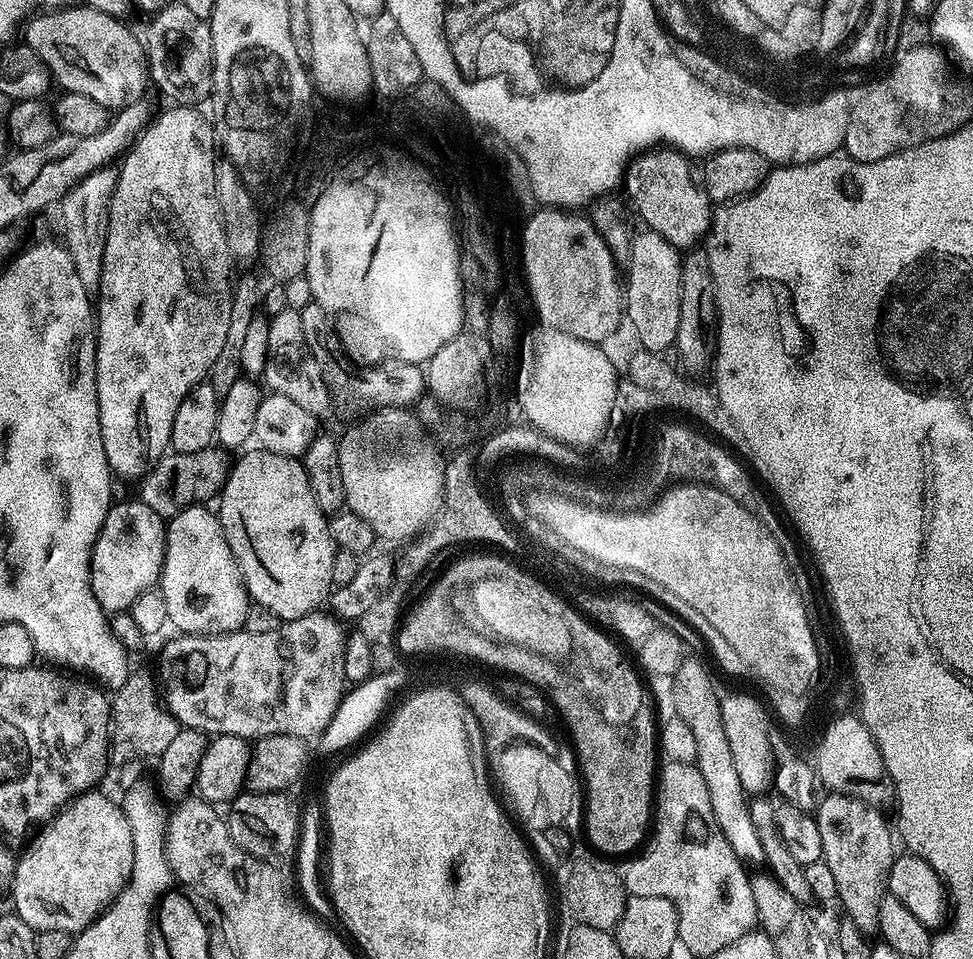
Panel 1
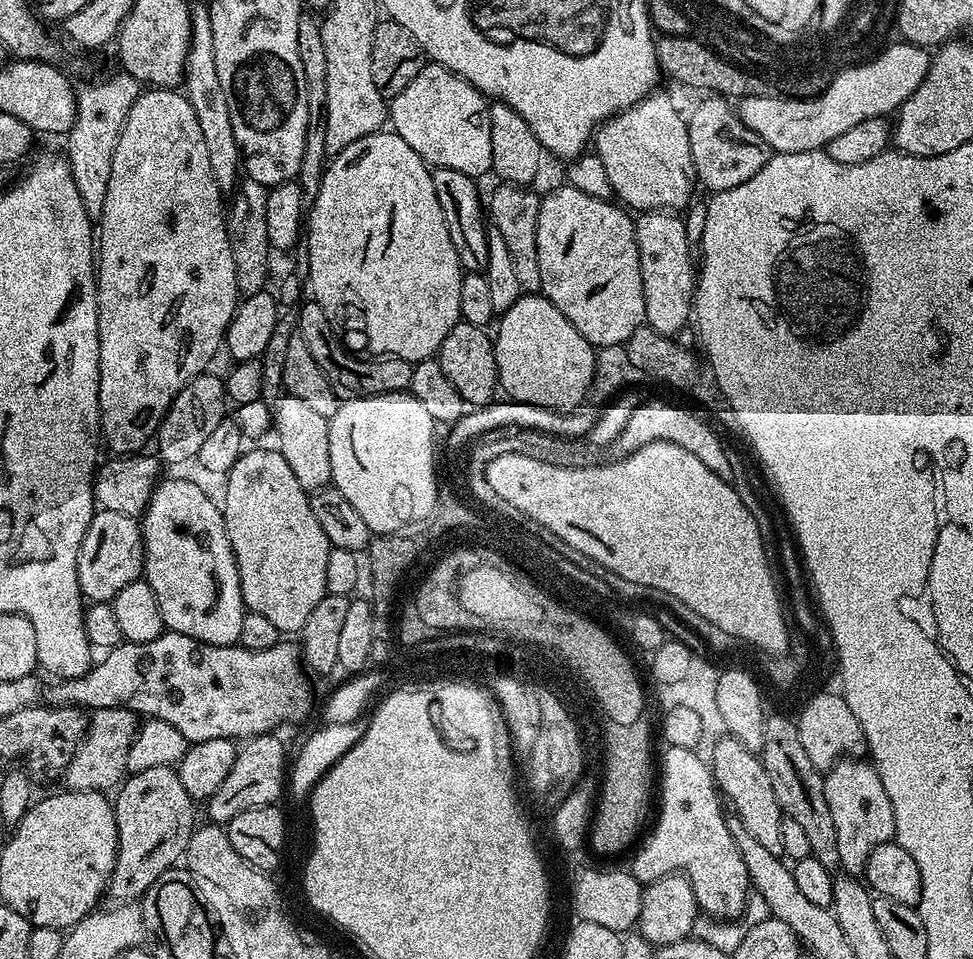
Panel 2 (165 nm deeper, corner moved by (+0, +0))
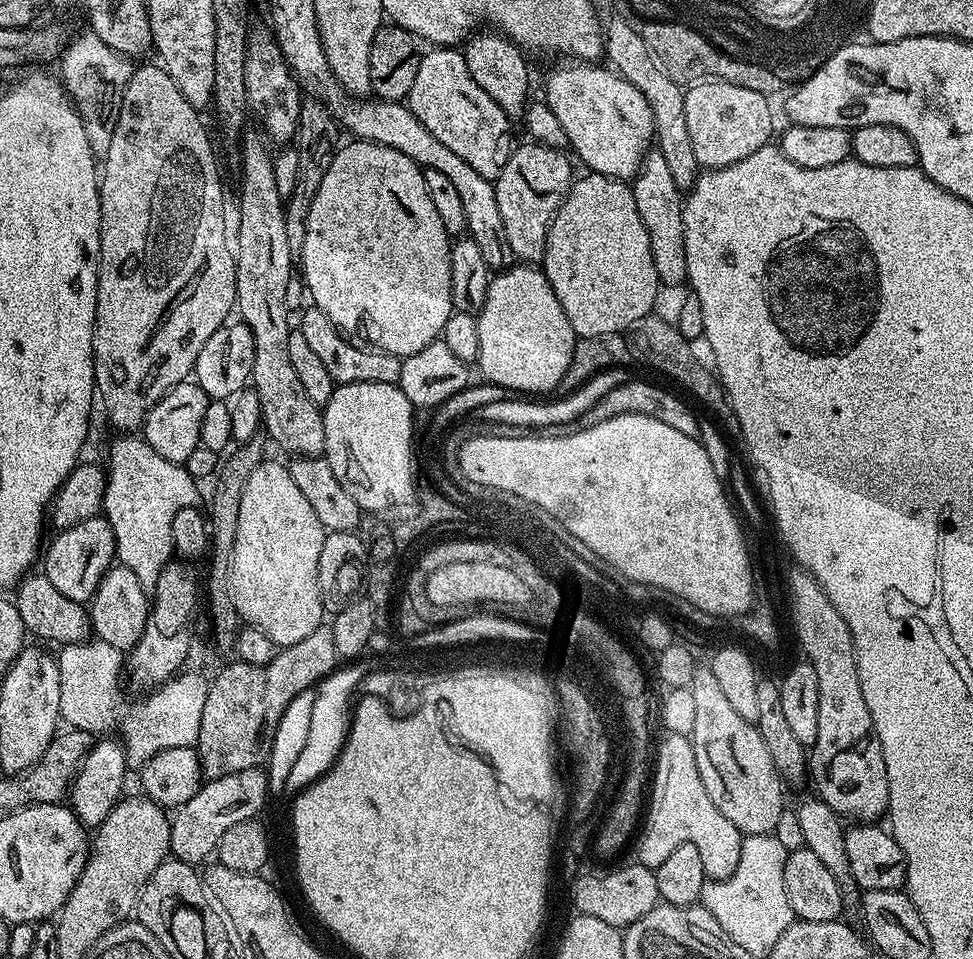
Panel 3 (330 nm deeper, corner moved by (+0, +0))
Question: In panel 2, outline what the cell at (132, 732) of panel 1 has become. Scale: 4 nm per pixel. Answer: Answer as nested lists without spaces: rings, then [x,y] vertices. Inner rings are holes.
[[[97,708],[91,713],[88,731],[78,746],[74,758],[68,764],[62,780],[74,792],[103,792],[115,789],[125,779],[127,755],[138,729],[137,713],[129,708]]]

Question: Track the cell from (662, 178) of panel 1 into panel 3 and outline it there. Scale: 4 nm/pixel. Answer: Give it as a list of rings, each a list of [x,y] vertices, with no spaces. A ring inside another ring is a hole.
[[[560,62],[557,68],[548,72],[544,80],[543,103],[554,110],[554,118],[566,130],[568,148],[574,153],[575,159],[585,164],[588,172],[597,172],[603,176],[613,176],[615,180],[627,181],[635,177],[645,154],[654,144],[656,130],[654,118],[650,112],[650,102],[642,96],[642,90],[630,82],[626,82],[623,76],[617,74],[611,67],[603,66],[596,62]]]

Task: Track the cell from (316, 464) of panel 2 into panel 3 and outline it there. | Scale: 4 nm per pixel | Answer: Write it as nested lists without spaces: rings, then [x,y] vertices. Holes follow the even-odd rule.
[[[250,130],[243,133],[240,156],[244,159],[244,169],[240,172],[240,221],[234,224],[234,255],[236,257],[236,306],[239,319],[254,334],[254,366],[252,367],[251,387],[262,402],[262,428],[267,439],[272,440],[292,458],[302,456],[324,456],[326,446],[326,426],[321,405],[310,402],[306,390],[290,363],[290,334],[294,324],[288,321],[290,311],[286,306],[286,286],[294,276],[292,254],[286,240],[286,218],[284,217],[285,197],[278,194],[278,182],[274,182],[273,149],[263,131]]]

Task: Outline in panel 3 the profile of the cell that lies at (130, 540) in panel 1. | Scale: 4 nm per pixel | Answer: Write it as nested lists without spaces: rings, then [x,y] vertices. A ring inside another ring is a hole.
[[[99,515],[94,518],[86,518],[86,522],[78,522],[78,526],[70,526],[57,531],[55,535],[52,545],[49,548],[47,545],[42,556],[42,564],[44,560],[43,576],[50,578],[54,590],[66,594],[66,598],[79,604],[91,601],[102,578],[109,568],[113,567],[116,560],[114,530],[110,530],[108,521],[104,519],[103,515]]]

